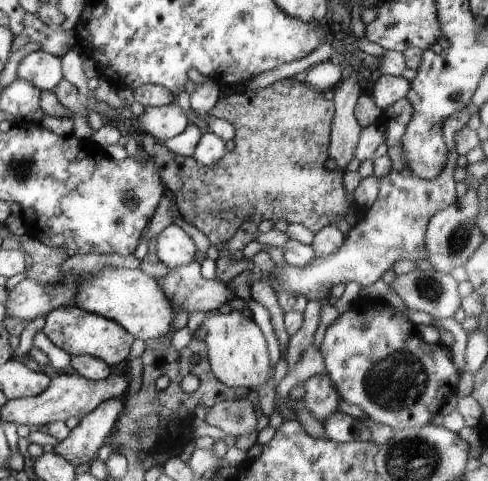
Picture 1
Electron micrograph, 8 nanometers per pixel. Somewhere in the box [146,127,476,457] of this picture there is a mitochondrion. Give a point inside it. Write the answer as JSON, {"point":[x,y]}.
{"point":[397,380]}

